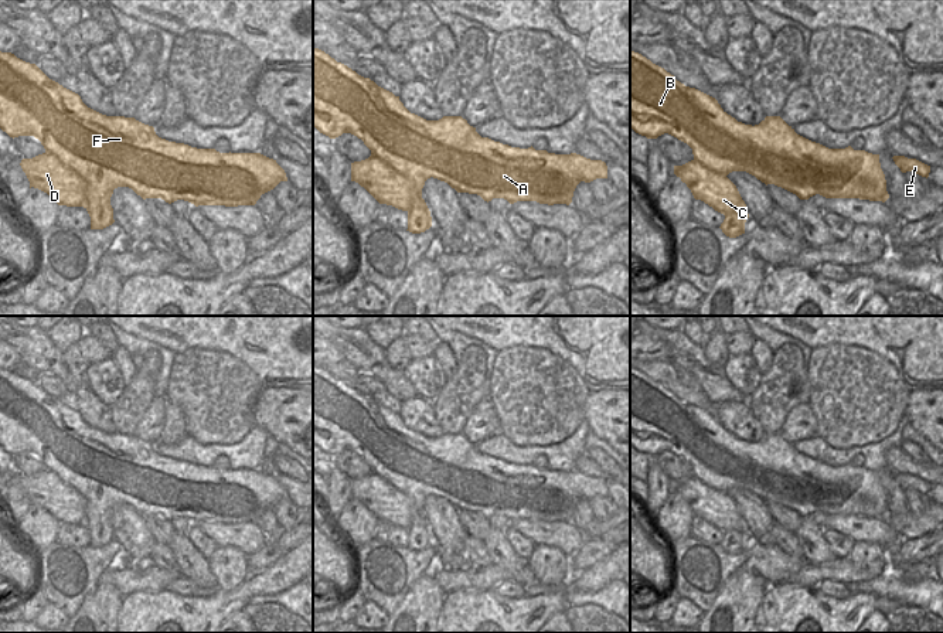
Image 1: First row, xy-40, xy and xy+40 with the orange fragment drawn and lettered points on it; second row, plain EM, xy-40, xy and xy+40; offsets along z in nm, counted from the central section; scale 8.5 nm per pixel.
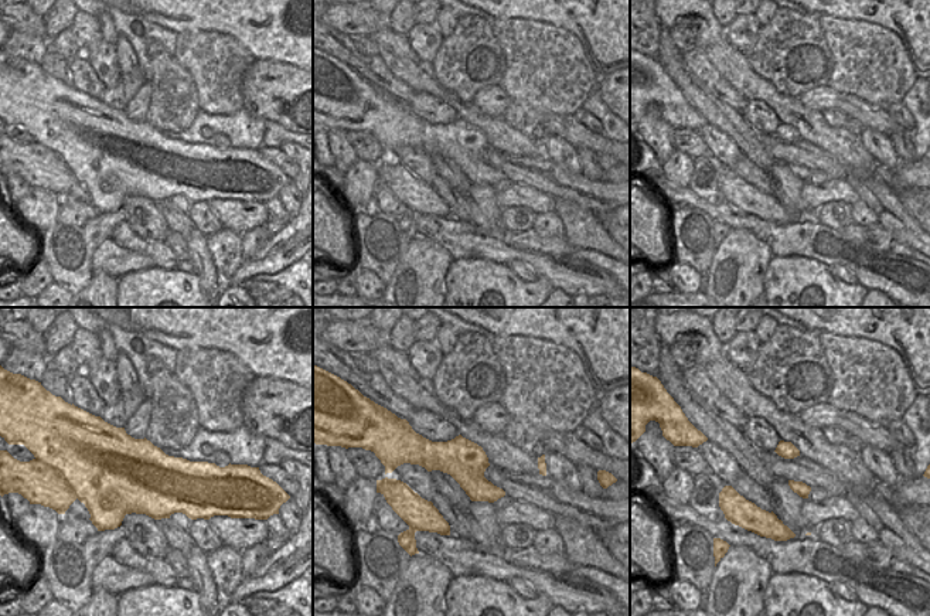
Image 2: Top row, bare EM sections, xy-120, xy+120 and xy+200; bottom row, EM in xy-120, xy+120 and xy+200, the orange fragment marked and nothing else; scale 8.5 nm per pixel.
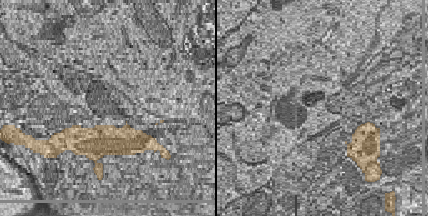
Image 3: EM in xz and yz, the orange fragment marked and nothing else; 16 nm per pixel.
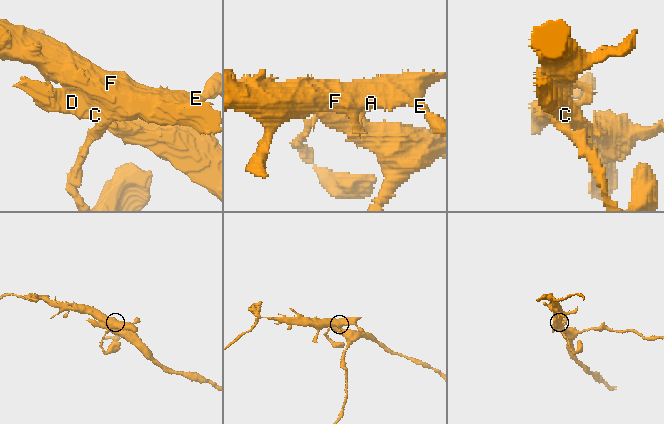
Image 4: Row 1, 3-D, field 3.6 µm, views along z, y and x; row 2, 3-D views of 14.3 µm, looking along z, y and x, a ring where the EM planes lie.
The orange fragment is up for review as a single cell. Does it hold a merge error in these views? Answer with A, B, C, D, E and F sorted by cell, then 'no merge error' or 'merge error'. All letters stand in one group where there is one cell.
A B E F / C D; merge error

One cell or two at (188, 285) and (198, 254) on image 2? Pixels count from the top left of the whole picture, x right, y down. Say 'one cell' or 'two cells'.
two cells

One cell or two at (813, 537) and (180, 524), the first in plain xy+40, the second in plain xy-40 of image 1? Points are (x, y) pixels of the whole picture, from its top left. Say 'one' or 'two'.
two

